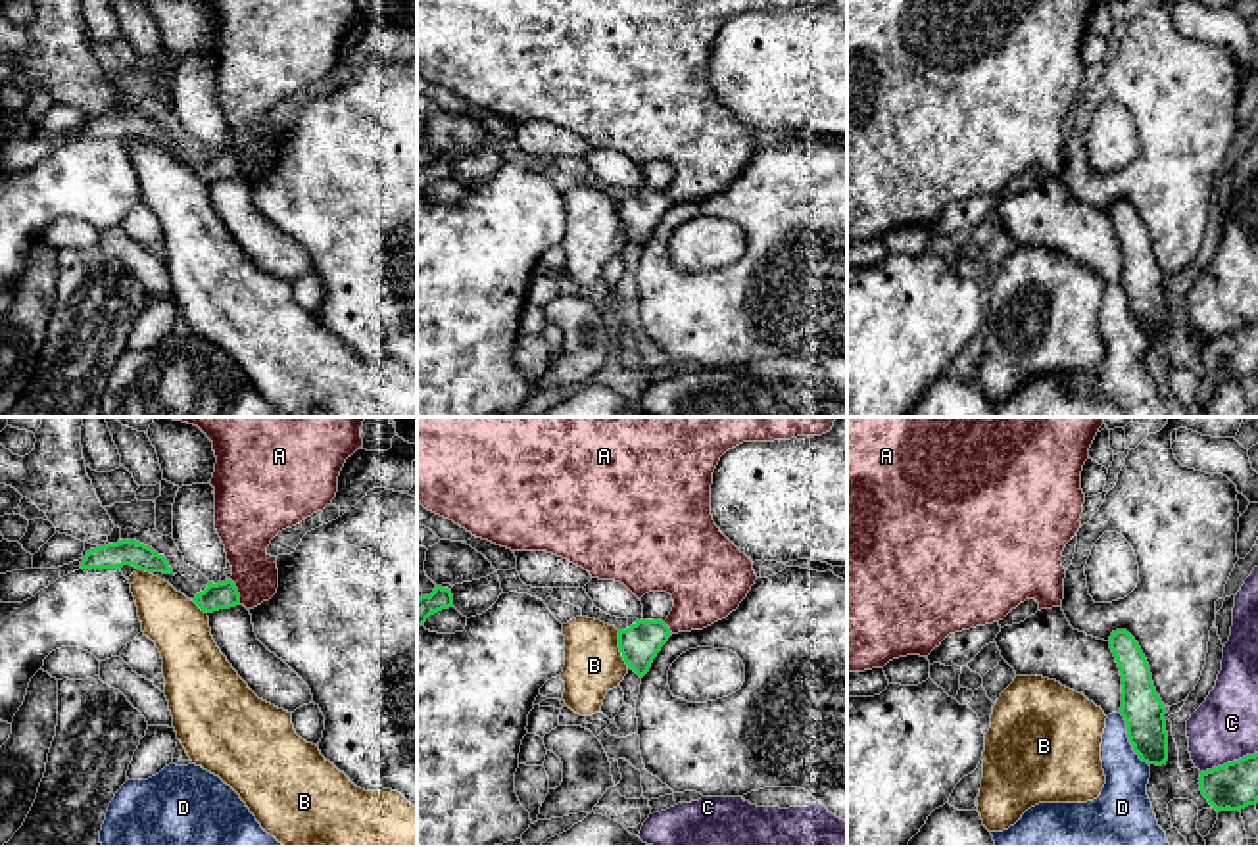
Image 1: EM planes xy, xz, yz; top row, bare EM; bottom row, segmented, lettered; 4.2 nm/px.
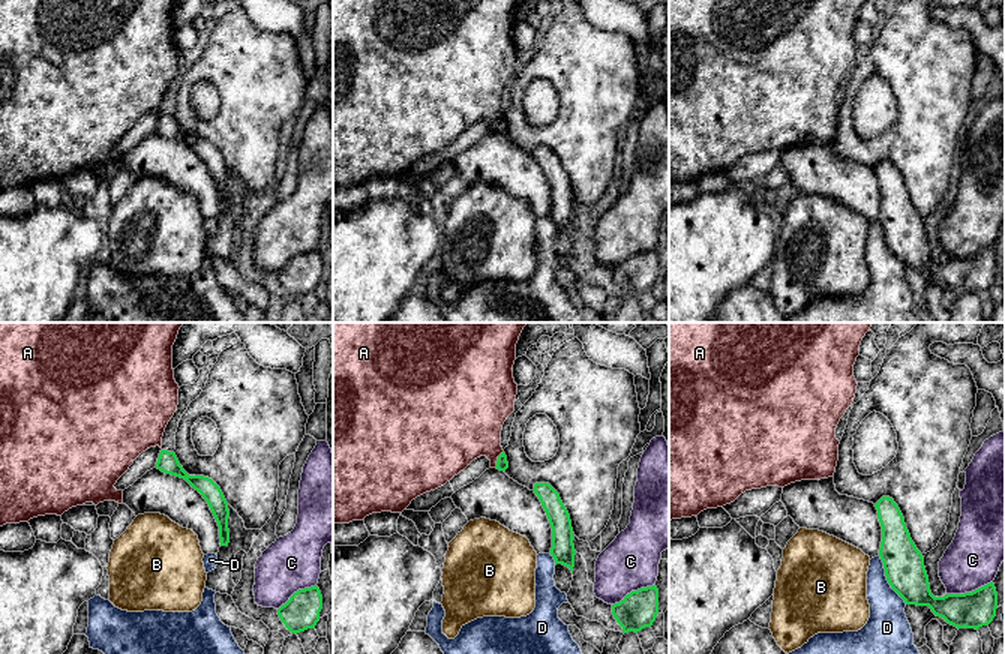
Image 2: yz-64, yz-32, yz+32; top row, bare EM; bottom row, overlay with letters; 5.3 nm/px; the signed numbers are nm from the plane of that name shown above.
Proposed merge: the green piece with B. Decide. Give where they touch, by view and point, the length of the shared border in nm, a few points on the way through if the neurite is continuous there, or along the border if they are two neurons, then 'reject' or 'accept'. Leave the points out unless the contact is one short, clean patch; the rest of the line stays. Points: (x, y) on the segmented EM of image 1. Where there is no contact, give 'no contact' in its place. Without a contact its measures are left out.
xz (621, 650) | 170 nm | reject

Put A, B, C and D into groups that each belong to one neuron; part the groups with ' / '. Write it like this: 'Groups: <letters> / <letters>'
Groups: A / B / C / D

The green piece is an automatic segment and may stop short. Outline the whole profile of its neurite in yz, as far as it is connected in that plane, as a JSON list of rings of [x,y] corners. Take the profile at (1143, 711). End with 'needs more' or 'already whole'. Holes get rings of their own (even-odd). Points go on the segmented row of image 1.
[[[1127,630],[1112,632],[1110,649],[1122,676],[1120,714],[1129,743],[1143,762],[1162,766],[1168,761],[1166,707],[1156,693],[1150,666]]]; already whole

